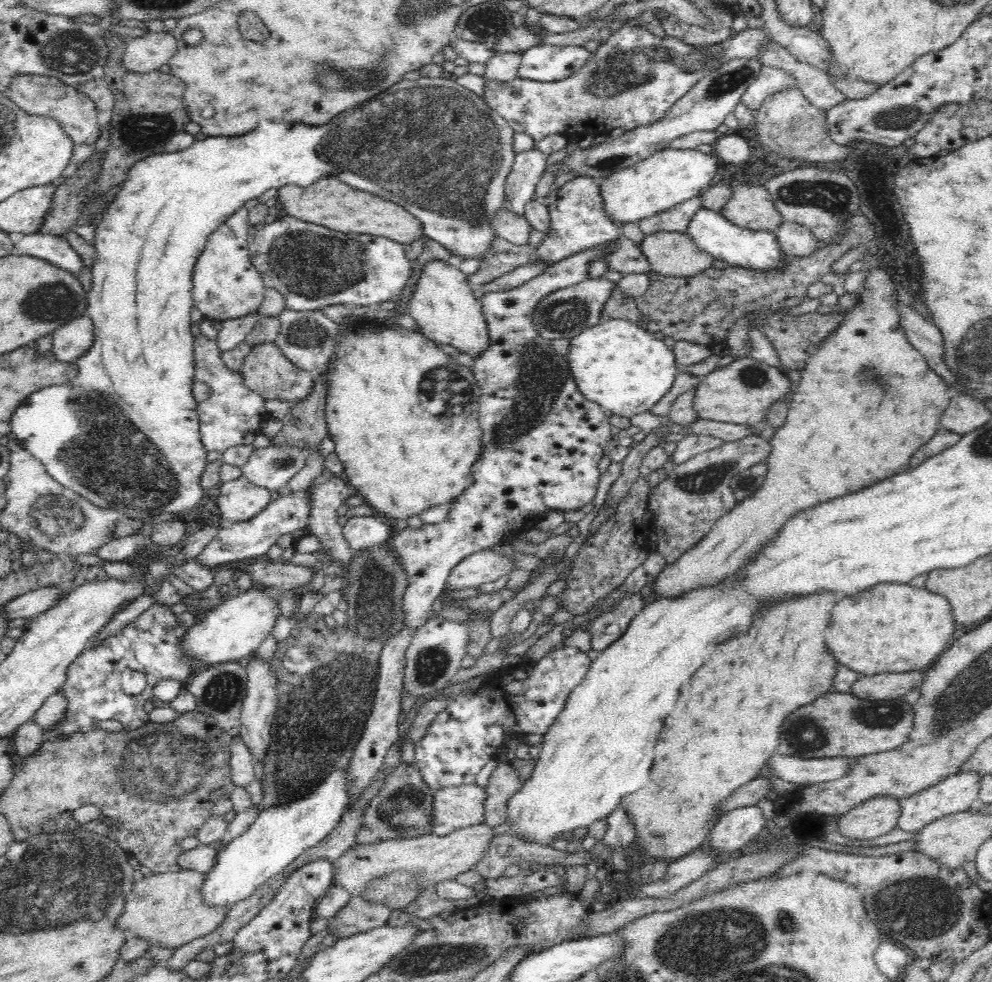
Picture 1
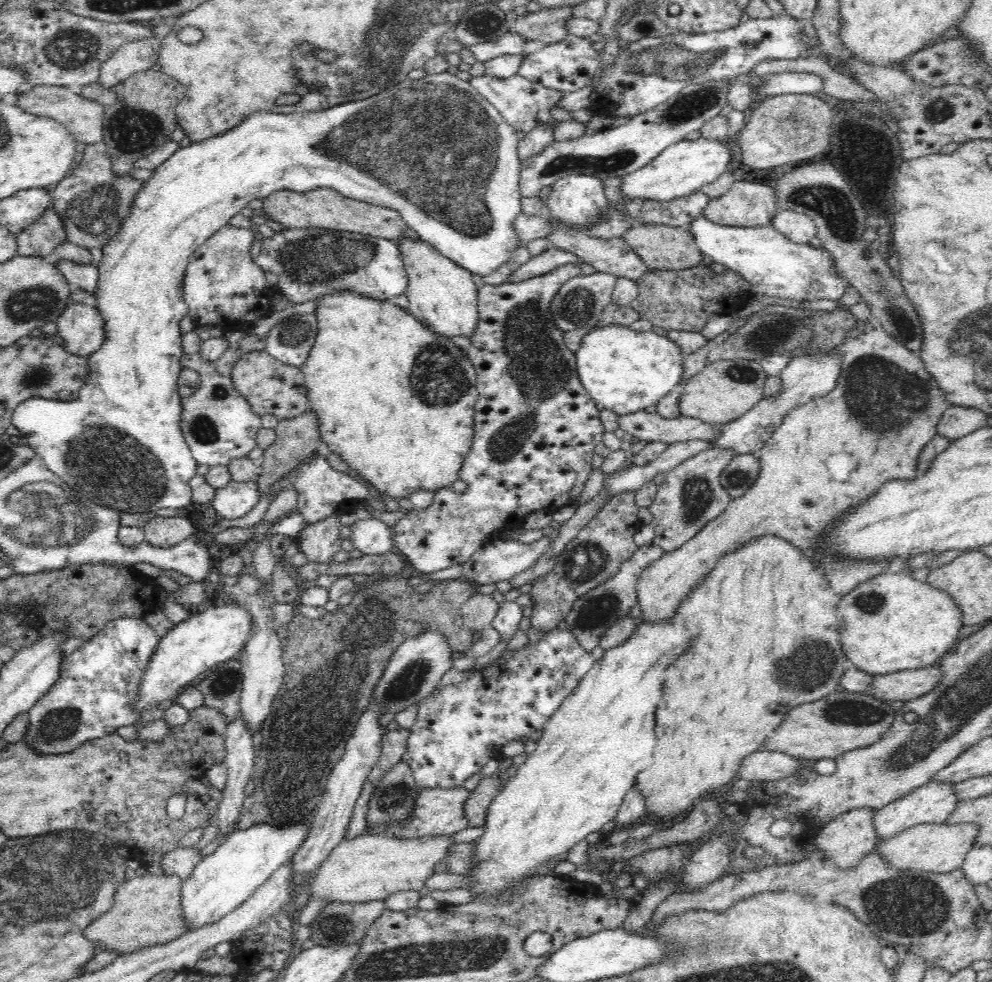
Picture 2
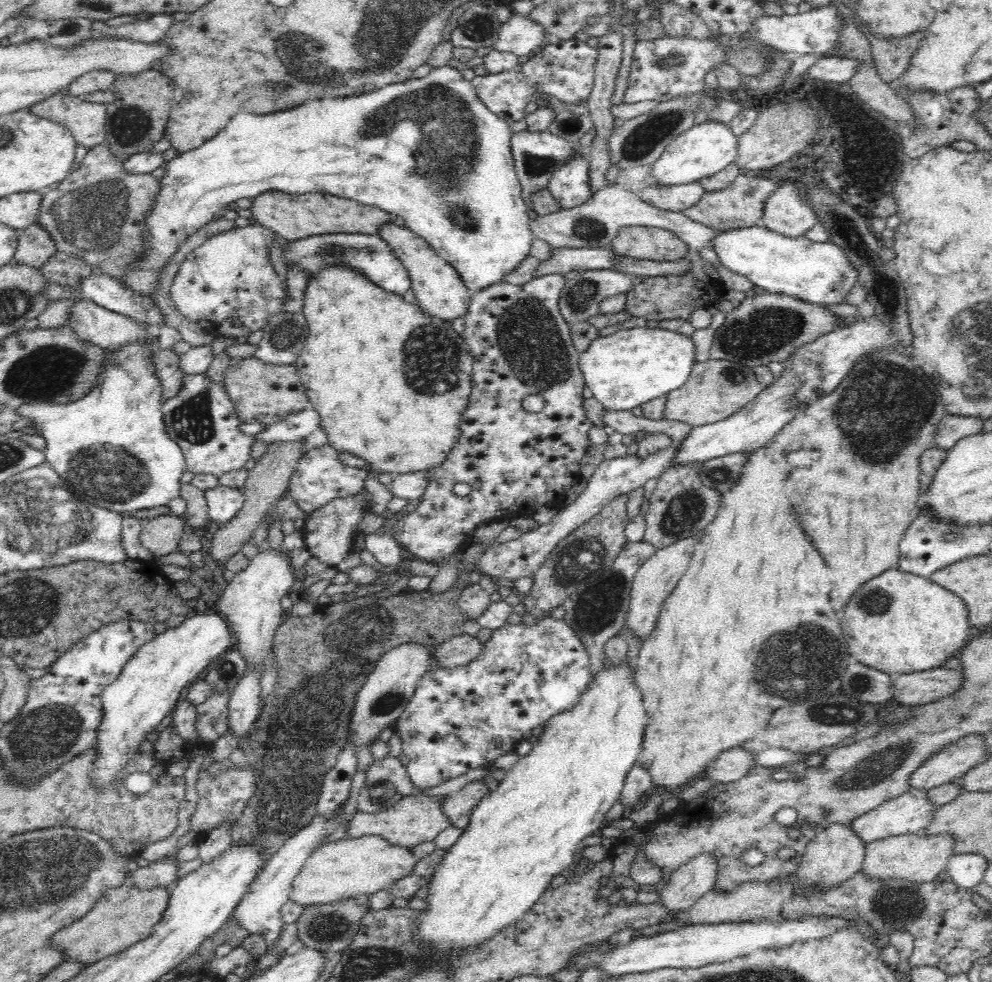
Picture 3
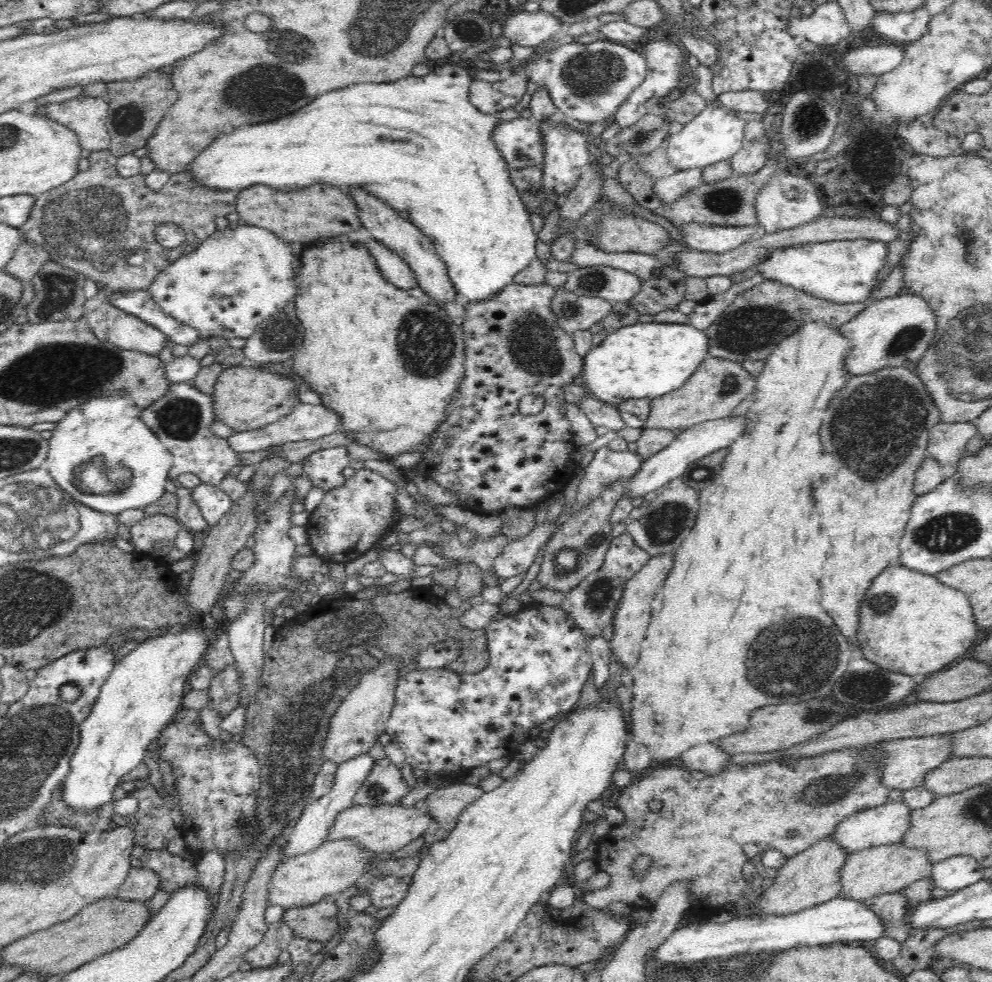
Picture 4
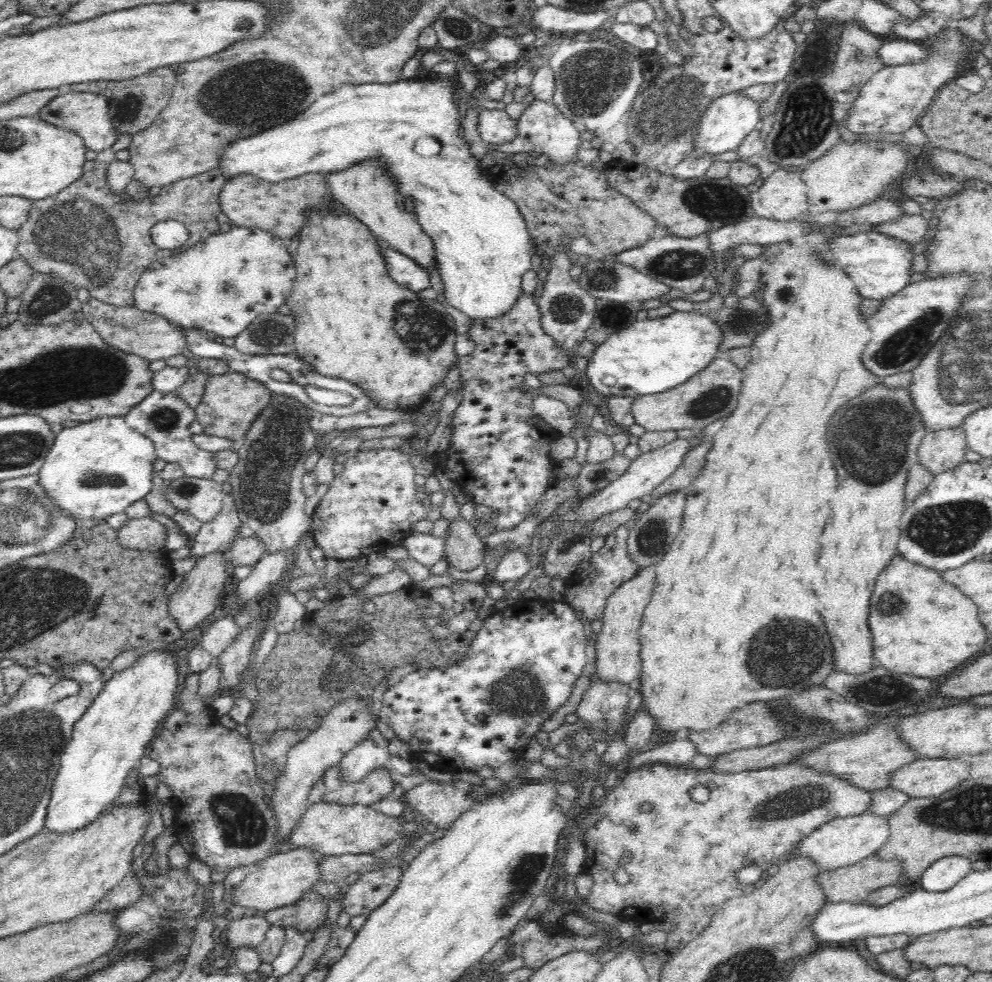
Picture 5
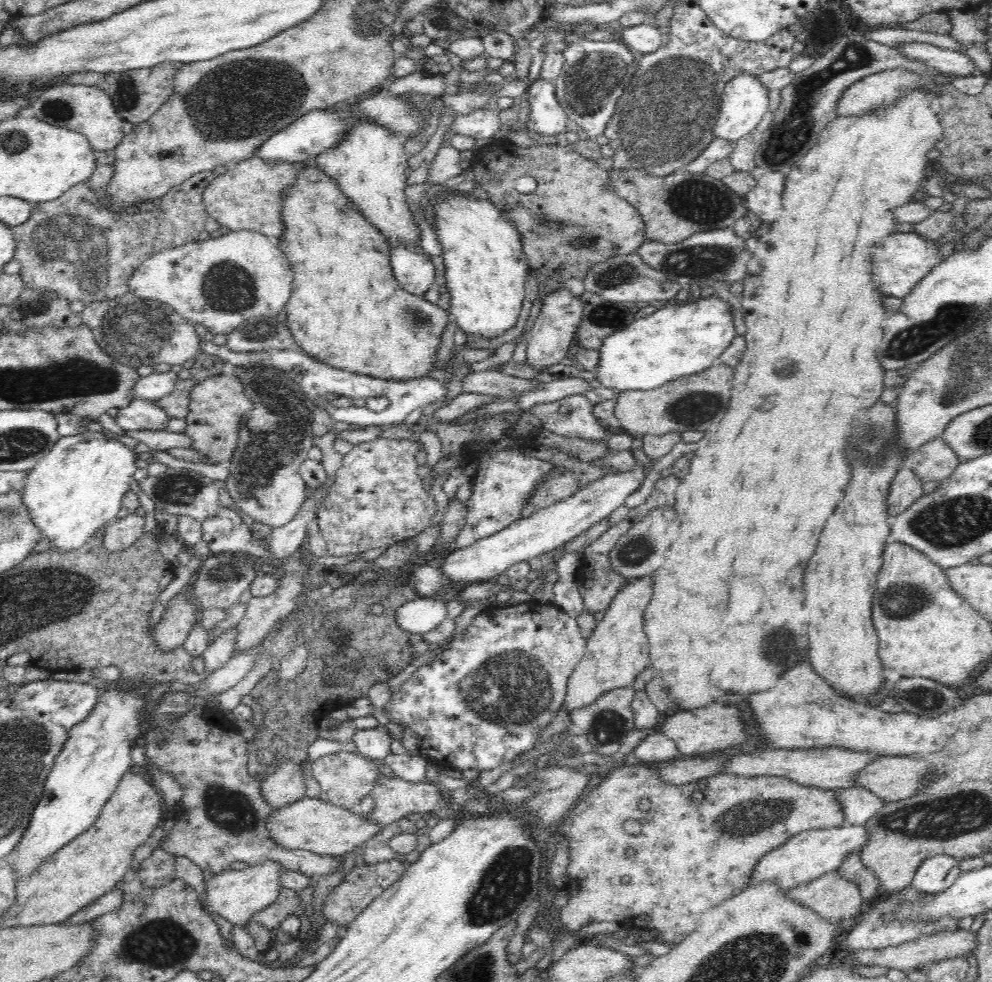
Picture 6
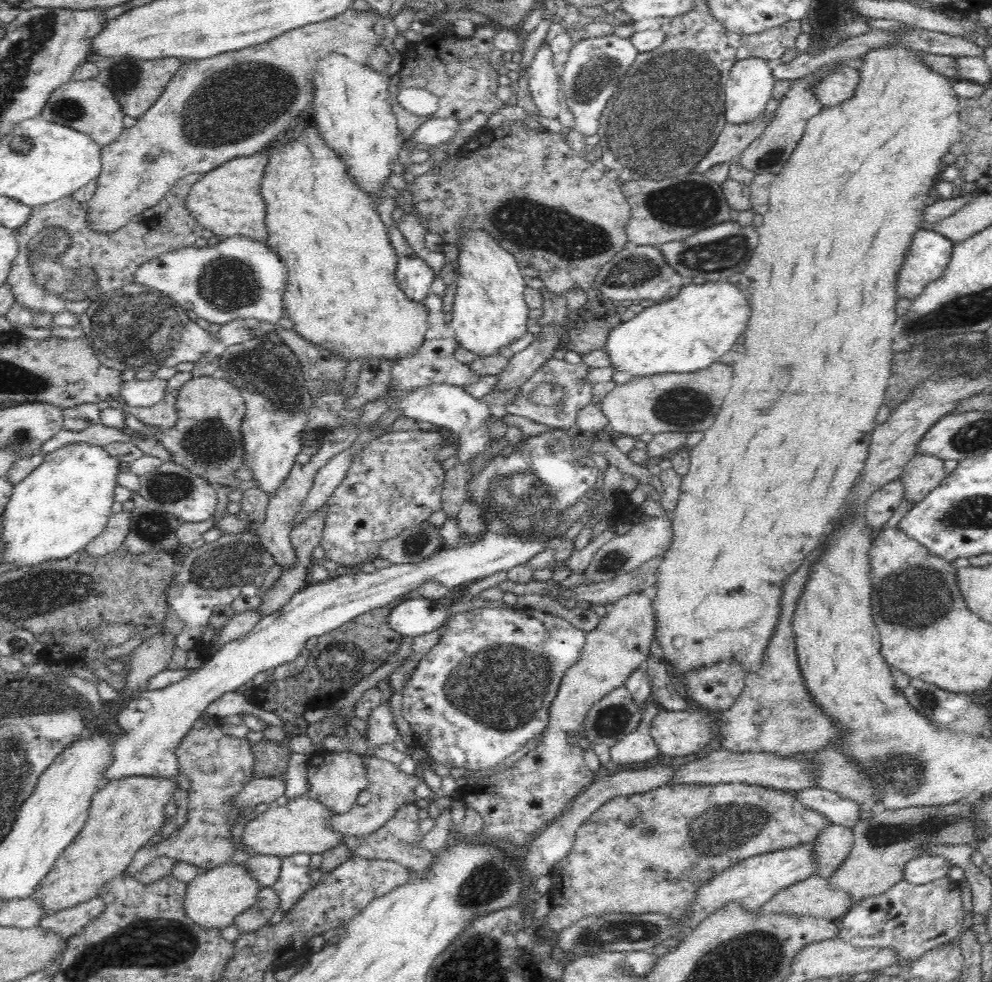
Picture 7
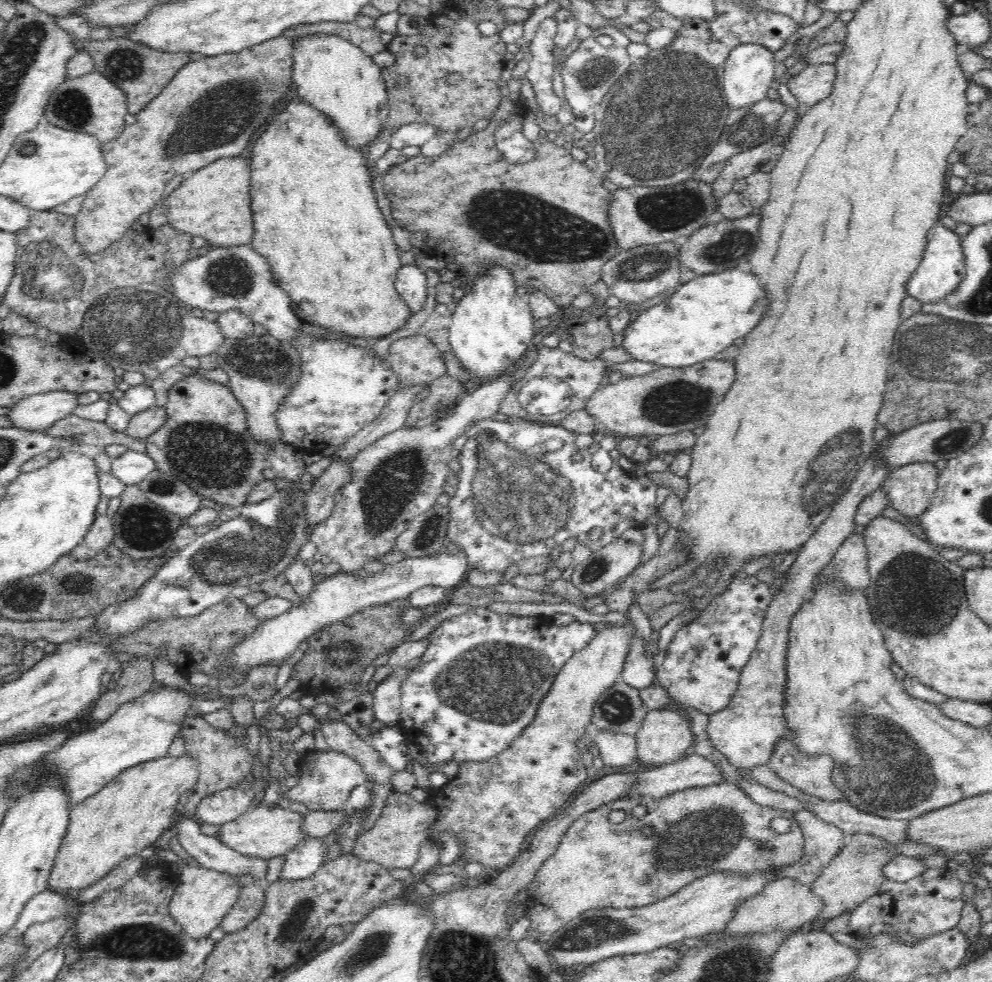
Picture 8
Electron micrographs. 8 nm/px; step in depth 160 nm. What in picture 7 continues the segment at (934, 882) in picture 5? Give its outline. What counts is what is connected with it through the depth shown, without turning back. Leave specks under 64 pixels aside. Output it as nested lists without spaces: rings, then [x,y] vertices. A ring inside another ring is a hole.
[[[922,855],[904,866],[904,881],[911,884],[928,884],[948,877],[952,865],[944,857]]]

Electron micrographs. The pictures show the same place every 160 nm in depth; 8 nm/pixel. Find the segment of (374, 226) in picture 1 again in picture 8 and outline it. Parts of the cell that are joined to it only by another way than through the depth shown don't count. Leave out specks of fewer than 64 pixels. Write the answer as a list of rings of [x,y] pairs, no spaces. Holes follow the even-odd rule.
[[[240,157],[219,158],[187,175],[166,200],[167,222],[176,232],[202,236],[210,246],[250,244],[255,228],[251,209],[251,170],[249,160]]]

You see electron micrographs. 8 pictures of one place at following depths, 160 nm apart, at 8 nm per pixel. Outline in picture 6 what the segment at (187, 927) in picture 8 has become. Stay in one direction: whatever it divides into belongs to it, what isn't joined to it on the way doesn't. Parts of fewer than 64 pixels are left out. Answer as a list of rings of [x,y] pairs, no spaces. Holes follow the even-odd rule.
[[[266,860],[255,866],[249,865],[244,870],[224,870],[222,874],[216,874],[206,881],[206,898],[202,906],[208,914],[218,914],[233,926],[246,926],[255,912],[270,907],[278,900],[284,888],[280,885],[280,876],[284,874],[284,870],[286,869],[274,860]]]

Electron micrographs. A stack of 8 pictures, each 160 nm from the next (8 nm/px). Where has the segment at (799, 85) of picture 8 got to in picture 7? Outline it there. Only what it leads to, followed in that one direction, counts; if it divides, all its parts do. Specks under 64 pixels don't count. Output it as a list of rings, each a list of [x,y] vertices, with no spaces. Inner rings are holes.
[[[841,66],[822,77],[813,86],[813,93],[824,107],[836,106],[853,95],[853,90],[859,80],[856,66]]]

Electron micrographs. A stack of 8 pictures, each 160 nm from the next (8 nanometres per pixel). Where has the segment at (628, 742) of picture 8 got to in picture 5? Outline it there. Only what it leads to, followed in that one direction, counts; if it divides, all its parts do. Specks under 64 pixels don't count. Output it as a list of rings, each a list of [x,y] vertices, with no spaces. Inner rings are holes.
[[[676,738],[654,744],[645,751],[634,754],[627,761],[624,769],[634,769],[652,763],[663,763],[672,766],[689,766],[697,754],[696,745],[688,738]]]

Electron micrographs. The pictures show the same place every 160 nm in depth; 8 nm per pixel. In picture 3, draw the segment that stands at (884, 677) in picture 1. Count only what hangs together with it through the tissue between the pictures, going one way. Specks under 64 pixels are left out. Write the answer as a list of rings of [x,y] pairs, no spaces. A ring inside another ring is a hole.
[[[934,668],[893,676],[892,701],[909,707],[930,704],[940,698],[952,696],[960,690],[964,677],[963,668]]]

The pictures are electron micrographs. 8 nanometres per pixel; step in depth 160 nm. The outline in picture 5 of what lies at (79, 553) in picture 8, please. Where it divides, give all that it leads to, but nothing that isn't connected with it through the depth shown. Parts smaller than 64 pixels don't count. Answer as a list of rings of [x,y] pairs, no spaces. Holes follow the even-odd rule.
[[[153,518],[129,519],[117,530],[118,542],[124,548],[136,550],[164,550],[168,530]]]

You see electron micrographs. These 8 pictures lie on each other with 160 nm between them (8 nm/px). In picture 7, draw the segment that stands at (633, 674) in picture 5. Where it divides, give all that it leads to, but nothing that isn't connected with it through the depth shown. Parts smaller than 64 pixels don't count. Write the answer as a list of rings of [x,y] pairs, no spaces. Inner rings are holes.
[[[634,592],[622,596],[618,602],[609,606],[606,616],[600,620],[599,625],[585,634],[585,643],[578,662],[564,673],[556,698],[550,705],[548,726],[541,732],[540,743],[517,760],[513,767],[484,777],[475,784],[475,788],[468,786],[458,788],[461,802],[465,804],[466,809],[475,810],[482,817],[482,840],[496,840],[510,851],[527,845],[533,838],[534,832],[545,828],[559,817],[572,804],[574,797],[596,779],[596,772],[590,771],[585,764],[584,753],[587,752],[587,745],[572,746],[568,738],[575,736],[585,742],[584,720],[592,706],[615,688],[624,685],[628,676],[640,668],[640,665],[645,665],[650,644],[655,636],[656,619],[652,604],[653,601],[646,594]]]

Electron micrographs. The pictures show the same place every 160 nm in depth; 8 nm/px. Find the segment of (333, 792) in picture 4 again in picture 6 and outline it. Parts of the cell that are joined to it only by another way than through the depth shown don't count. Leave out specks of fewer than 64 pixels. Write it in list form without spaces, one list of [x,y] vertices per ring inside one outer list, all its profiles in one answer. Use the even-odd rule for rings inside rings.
[[[379,724],[376,728],[357,730],[348,746],[364,758],[378,763],[390,754],[392,741],[386,725]]]

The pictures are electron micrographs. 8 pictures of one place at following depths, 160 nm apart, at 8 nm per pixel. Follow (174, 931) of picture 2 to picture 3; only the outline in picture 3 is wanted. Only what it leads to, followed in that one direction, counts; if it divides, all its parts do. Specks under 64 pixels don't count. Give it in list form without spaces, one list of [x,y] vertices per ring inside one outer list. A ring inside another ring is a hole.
[[[125,883],[119,888],[109,889],[85,914],[86,916],[60,928],[50,938],[51,947],[61,950],[68,962],[88,965],[118,954],[152,934],[154,926],[164,918],[163,914],[168,908],[170,896],[171,891],[166,887],[140,891],[134,885]]]

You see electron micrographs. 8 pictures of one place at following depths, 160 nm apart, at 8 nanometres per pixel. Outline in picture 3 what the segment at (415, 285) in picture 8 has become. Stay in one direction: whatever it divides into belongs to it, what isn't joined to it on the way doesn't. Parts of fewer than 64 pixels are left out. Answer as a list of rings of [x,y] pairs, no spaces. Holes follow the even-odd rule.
[[[334,233],[334,234],[318,234],[318,236],[310,236],[308,238],[302,238],[302,240],[292,240],[289,241],[289,246],[283,248],[284,254],[283,258],[286,264],[291,264],[303,268],[310,276],[310,280],[314,274],[318,274],[324,266],[330,264],[340,264],[344,262],[344,265],[350,265],[352,268],[364,273],[372,283],[382,287],[385,291],[390,291],[391,293],[404,294],[407,290],[411,288],[410,275],[408,274],[408,269],[404,267],[402,261],[394,254],[394,251],[389,247],[389,244],[380,238],[378,234],[346,234],[346,233]]]

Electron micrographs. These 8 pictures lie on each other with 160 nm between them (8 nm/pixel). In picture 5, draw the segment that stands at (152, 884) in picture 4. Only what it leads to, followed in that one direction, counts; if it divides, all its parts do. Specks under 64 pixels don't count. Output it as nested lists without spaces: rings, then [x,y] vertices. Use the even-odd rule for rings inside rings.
[[[130,872],[121,884],[110,890],[95,906],[91,912],[111,912],[127,908],[136,904],[142,896],[140,881],[134,873]]]

